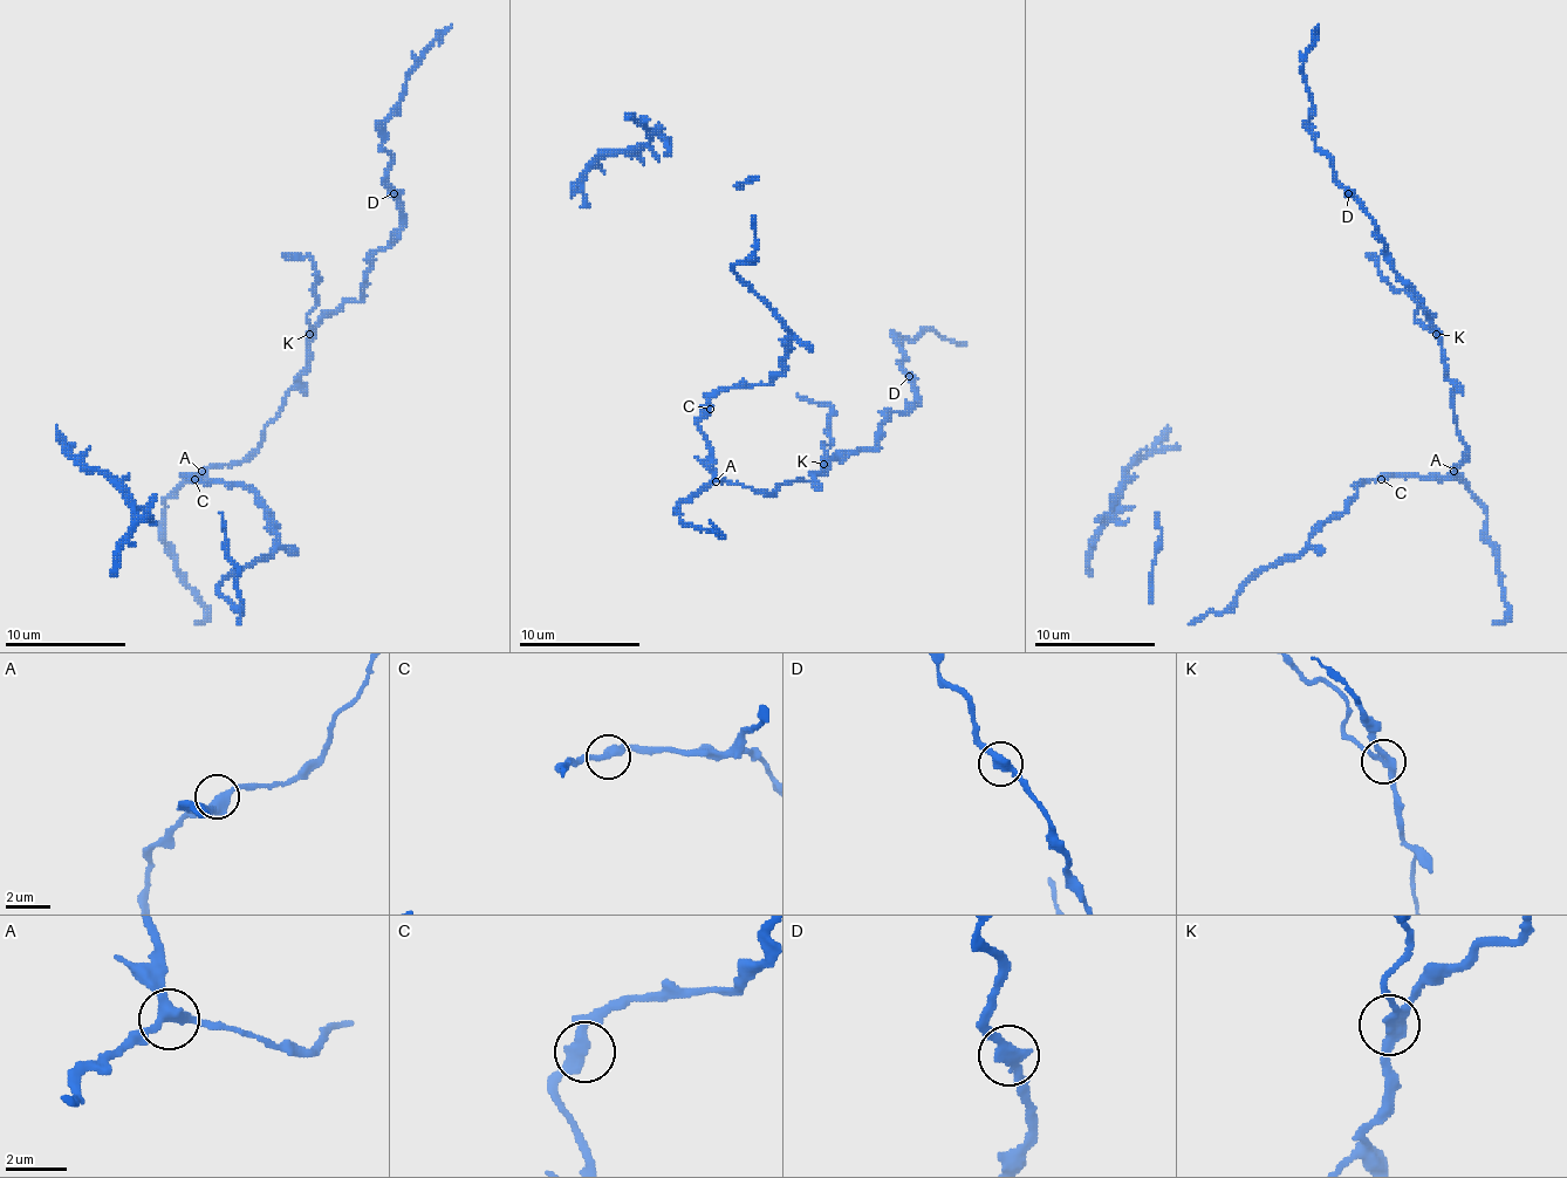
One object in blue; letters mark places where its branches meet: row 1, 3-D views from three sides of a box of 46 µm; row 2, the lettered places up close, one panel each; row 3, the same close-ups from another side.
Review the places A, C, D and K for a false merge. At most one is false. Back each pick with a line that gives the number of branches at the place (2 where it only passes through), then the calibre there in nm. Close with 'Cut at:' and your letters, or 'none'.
K: Branches: 3. Thickness 320 nm
Cut at: K

